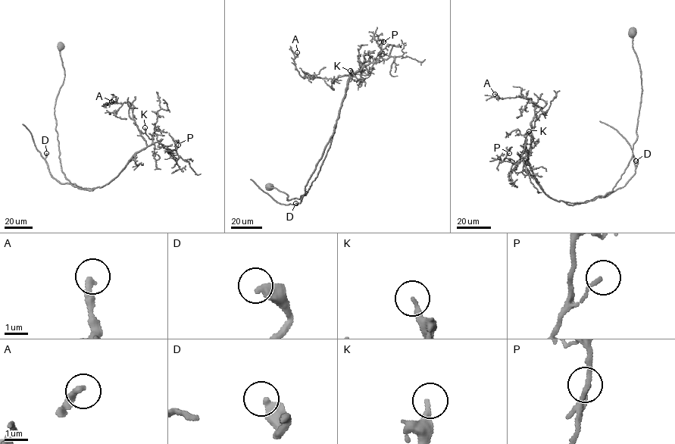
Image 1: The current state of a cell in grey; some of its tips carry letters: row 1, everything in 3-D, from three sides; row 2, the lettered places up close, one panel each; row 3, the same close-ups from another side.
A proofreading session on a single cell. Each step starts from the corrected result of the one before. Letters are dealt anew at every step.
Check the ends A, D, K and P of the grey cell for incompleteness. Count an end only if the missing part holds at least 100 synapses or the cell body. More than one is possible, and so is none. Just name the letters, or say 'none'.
D

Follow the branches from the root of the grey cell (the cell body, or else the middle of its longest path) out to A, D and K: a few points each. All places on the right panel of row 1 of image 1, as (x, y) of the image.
A: (633, 32), (637, 139), (601, 197), (547, 195), (527, 161), (533, 103), (495, 94)
D: (633, 32), (642, 89), (632, 157), (611, 191), (565, 201), (583, 203), (623, 187), (635, 161)
K: (633, 32), (642, 88), (637, 139), (611, 191), (582, 202), (547, 195), (527, 161), (533, 138), (529, 131)

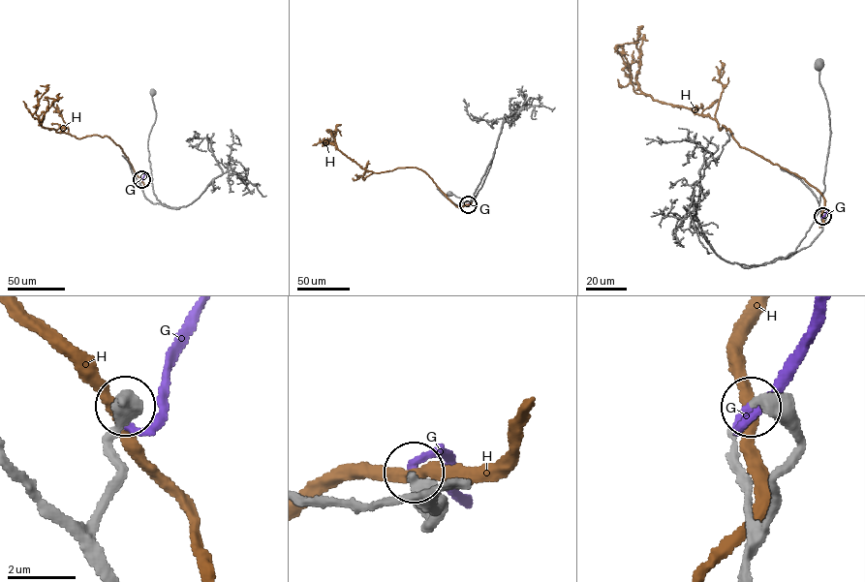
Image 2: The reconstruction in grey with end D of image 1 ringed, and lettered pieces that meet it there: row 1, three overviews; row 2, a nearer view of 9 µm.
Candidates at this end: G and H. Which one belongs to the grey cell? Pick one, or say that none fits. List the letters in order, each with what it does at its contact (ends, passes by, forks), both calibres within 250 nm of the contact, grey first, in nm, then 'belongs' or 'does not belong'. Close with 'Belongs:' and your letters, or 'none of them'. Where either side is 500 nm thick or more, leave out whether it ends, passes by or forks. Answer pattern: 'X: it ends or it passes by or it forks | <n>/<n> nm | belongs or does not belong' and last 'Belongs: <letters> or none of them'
G: 550/240 nm | belongs
H: 550/320 nm | does not belong
Belongs: G

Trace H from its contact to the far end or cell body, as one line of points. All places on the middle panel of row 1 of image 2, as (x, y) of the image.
H: (467, 204), (456, 206), (416, 168), (366, 170), (337, 148), (333, 137), (337, 125), (341, 136)

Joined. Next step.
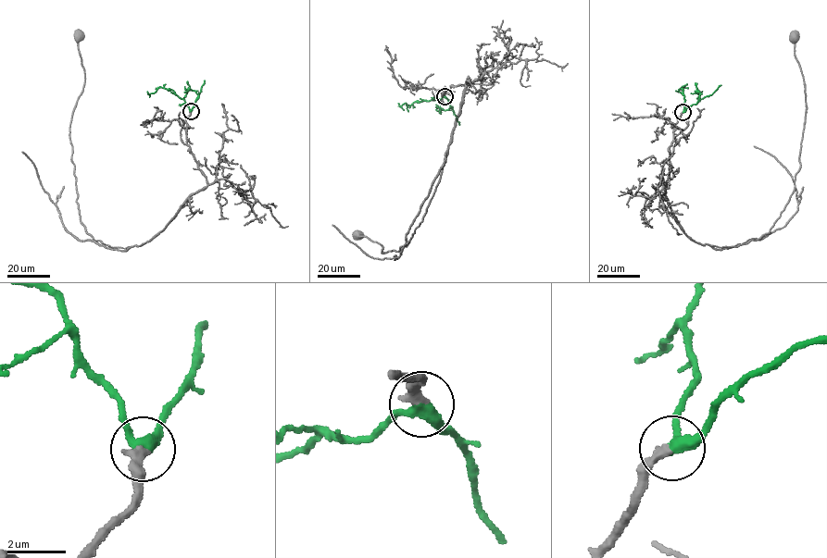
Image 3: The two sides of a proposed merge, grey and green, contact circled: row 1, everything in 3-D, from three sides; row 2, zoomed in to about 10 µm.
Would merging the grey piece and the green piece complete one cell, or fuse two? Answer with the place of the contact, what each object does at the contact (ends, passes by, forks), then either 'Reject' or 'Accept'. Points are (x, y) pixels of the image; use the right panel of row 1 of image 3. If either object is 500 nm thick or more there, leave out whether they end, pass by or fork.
Place: (682, 112). At the ring grey ends. At the ring green passes by. Accept

